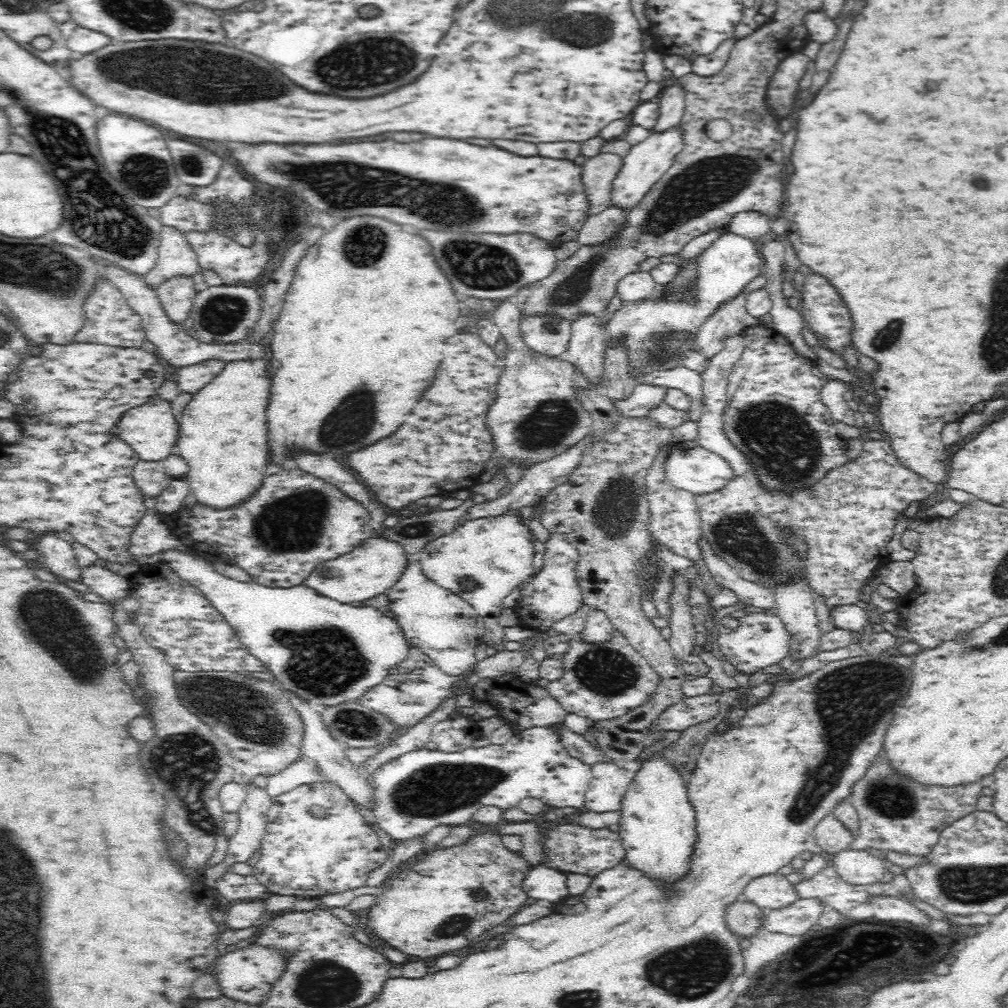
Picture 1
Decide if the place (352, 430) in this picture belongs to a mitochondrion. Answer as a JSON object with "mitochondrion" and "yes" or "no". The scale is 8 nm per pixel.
{"mitochondrion":"yes"}

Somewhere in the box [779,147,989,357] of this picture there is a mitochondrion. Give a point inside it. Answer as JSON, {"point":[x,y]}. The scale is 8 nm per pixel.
{"point":[880,346]}

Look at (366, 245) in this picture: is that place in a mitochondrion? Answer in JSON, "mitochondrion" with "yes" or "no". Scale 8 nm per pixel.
{"mitochondrion":"yes"}

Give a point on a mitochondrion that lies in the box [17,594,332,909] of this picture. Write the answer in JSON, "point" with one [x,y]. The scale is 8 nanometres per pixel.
{"point":[240,709]}

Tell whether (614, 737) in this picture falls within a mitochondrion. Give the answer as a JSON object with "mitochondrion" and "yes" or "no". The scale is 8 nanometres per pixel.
{"mitochondrion":"no"}

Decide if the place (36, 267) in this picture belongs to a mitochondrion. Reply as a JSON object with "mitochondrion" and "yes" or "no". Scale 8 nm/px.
{"mitochondrion":"yes"}

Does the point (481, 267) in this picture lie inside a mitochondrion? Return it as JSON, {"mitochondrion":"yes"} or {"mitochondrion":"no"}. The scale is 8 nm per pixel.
{"mitochondrion":"yes"}

